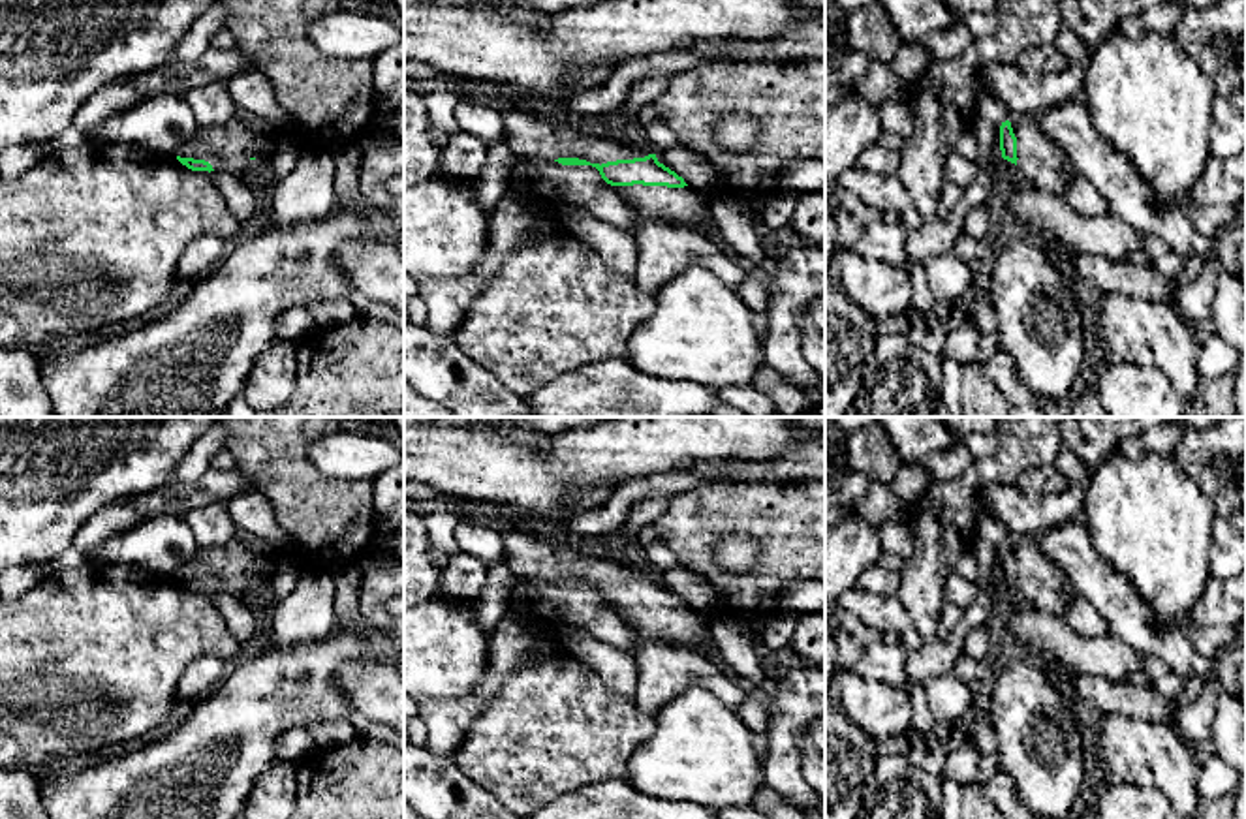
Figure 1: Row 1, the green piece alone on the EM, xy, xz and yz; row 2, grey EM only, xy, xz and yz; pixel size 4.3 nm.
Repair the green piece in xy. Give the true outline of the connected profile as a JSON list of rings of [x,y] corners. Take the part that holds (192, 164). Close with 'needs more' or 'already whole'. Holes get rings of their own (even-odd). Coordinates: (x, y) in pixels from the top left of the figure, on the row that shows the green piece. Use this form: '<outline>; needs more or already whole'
[[[239,113],[226,126],[199,130],[197,137],[180,148],[177,160],[192,171],[222,169],[241,177],[246,169],[267,163],[274,152],[273,135],[274,128],[265,120],[250,113]]]; needs more

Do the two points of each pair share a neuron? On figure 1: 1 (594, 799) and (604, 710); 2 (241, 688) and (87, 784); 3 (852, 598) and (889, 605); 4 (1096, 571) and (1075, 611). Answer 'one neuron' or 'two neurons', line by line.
1: two neurons
2: one neuron
3: one neuron
4: two neurons

